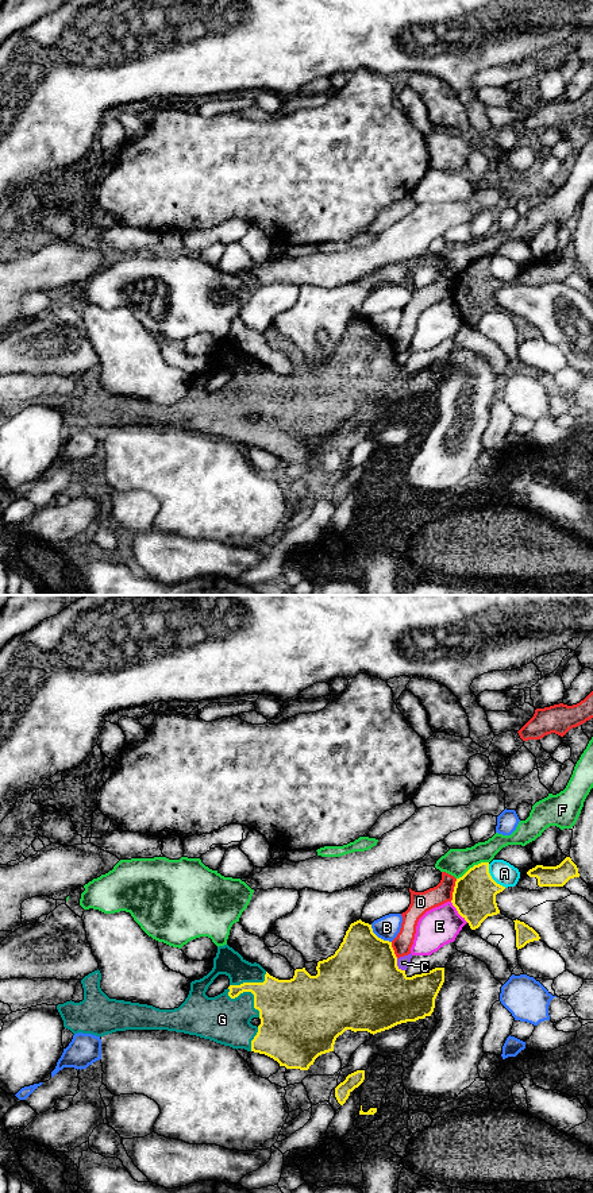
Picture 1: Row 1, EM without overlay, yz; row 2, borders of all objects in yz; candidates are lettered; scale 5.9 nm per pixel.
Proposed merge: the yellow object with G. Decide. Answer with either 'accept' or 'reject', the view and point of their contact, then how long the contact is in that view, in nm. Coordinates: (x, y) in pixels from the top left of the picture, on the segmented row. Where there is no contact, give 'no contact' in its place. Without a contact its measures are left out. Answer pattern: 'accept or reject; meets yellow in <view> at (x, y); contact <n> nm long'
accept; meets yellow in yz at (249, 991); contact 260 nm long

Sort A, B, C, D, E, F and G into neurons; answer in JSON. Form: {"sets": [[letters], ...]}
{"sets": [["A"], ["B"], ["C"], ["D"], ["E"], ["F"], ["G"]]}

